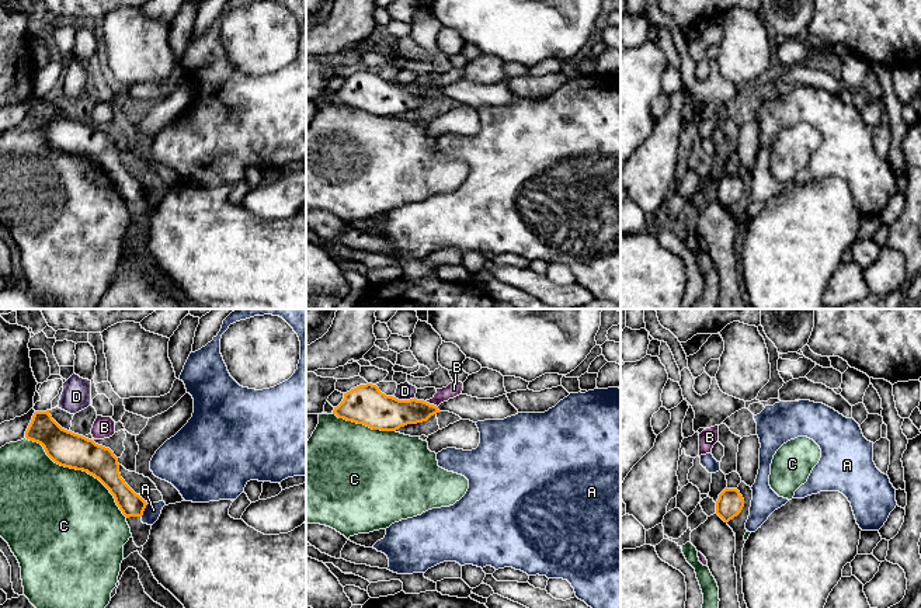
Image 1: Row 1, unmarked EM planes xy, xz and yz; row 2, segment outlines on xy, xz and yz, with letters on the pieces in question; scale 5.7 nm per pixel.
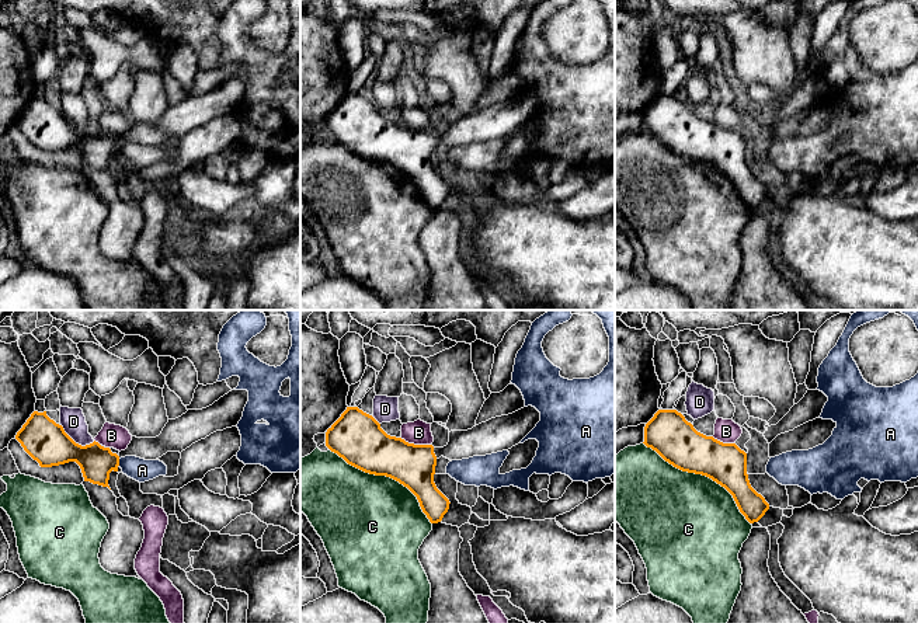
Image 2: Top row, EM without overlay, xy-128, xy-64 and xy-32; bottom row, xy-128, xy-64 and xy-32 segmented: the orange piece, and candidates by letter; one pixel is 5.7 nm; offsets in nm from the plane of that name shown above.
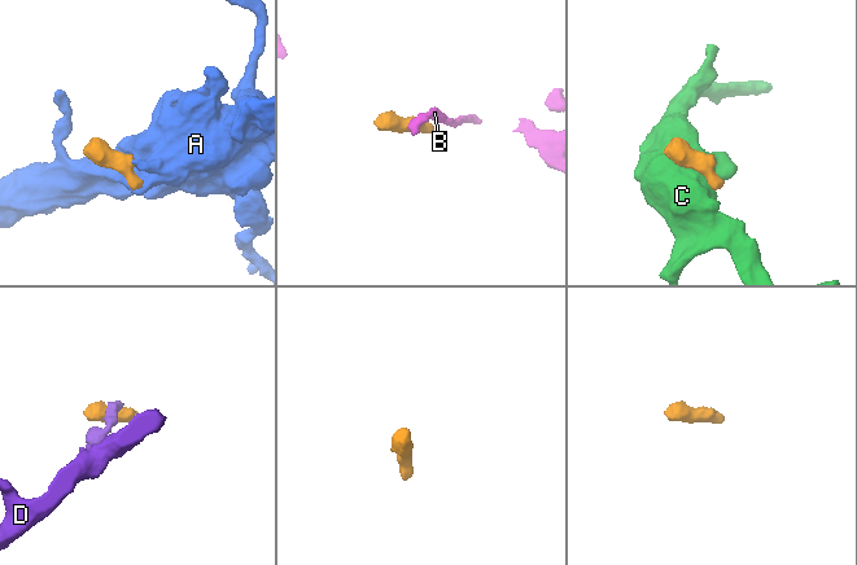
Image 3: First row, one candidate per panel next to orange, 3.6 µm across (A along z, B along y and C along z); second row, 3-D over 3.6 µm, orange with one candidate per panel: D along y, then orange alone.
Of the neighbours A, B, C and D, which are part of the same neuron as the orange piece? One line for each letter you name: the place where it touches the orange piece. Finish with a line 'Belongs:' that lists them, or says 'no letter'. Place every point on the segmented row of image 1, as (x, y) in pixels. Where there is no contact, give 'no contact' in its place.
Belongs: no letter

